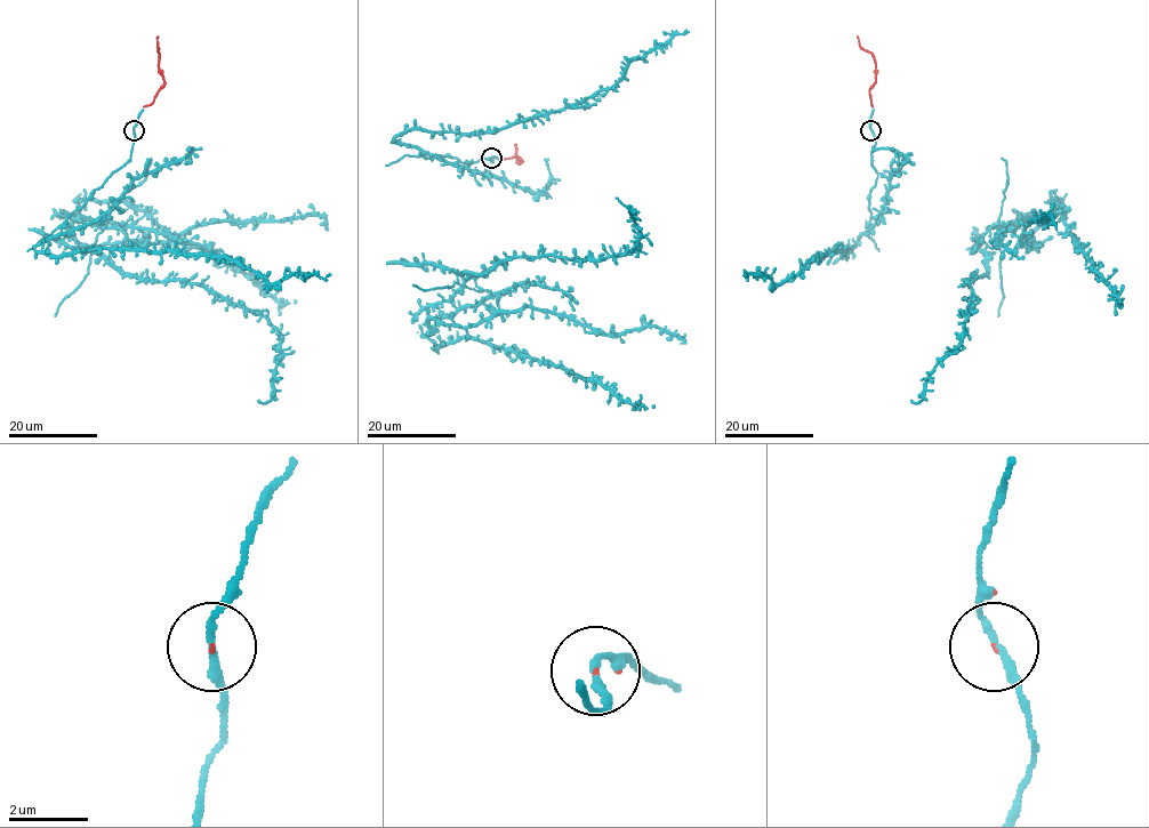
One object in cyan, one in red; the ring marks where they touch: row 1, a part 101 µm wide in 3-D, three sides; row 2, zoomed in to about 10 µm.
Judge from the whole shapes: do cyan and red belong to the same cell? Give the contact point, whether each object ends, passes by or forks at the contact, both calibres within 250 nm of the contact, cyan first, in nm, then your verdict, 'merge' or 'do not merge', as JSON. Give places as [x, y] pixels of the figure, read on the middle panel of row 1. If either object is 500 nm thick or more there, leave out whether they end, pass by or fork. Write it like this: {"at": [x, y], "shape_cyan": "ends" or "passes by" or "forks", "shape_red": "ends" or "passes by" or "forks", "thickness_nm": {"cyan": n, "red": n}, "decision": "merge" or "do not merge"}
{"at": [491, 158], "shape_cyan": "passes by", "shape_red": "ends", "thickness_nm": {"cyan": 190, "red": 50}, "decision": "merge"}

